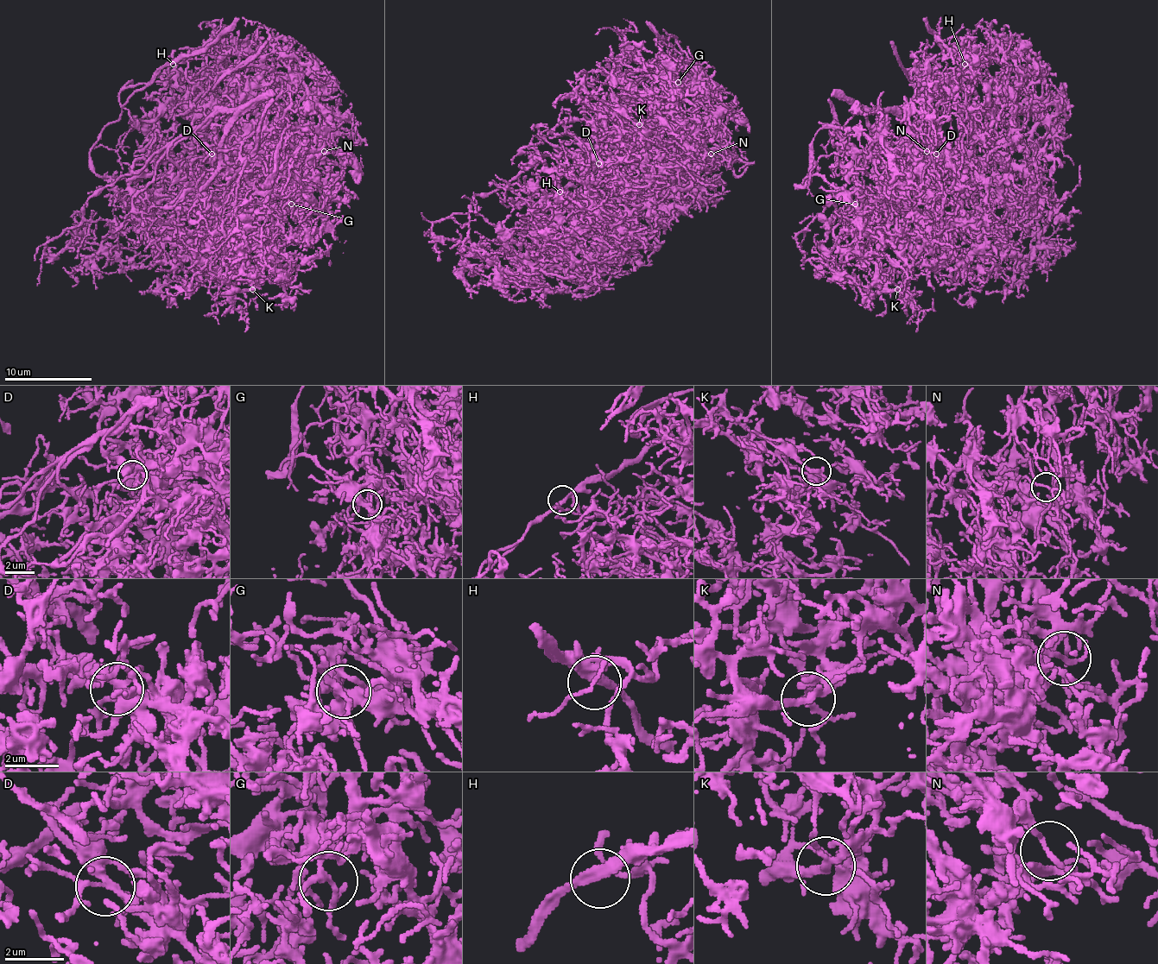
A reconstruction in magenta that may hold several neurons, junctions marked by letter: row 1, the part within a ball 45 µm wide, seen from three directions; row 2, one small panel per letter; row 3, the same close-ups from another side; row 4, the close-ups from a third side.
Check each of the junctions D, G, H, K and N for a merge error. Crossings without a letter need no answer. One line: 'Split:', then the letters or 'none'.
Split: none

